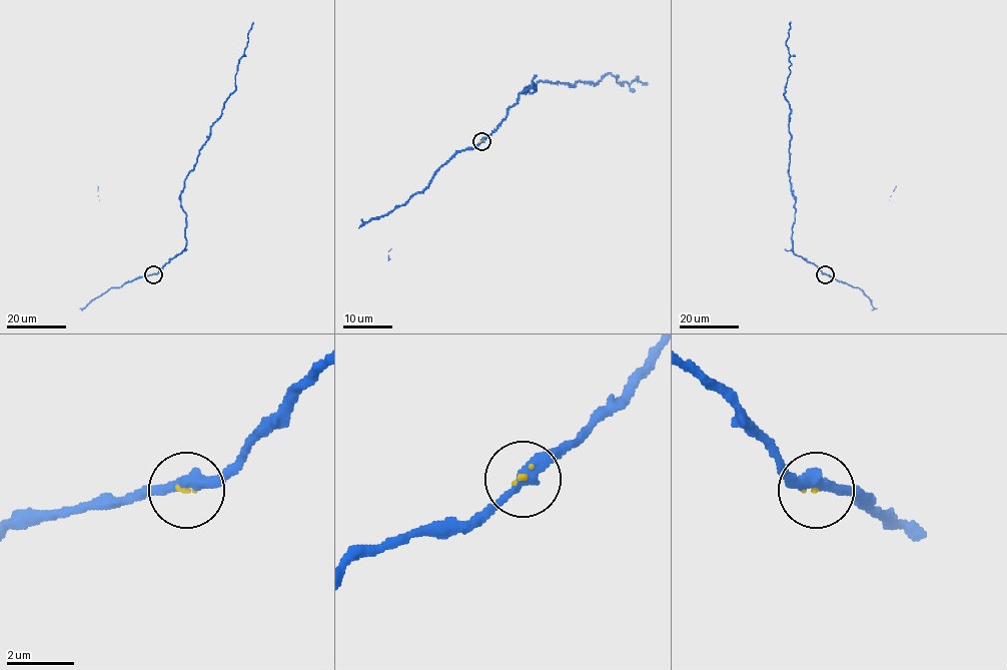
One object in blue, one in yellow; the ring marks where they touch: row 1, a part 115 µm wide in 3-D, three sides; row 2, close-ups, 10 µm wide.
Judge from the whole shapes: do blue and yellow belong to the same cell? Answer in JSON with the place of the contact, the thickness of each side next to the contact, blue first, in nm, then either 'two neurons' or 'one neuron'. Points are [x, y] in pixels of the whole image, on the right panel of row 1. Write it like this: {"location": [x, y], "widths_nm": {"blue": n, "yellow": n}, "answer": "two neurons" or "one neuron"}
{"location": [825, 274], "widths_nm": {"blue": 360, "yellow": 80}, "answer": "one neuron"}

